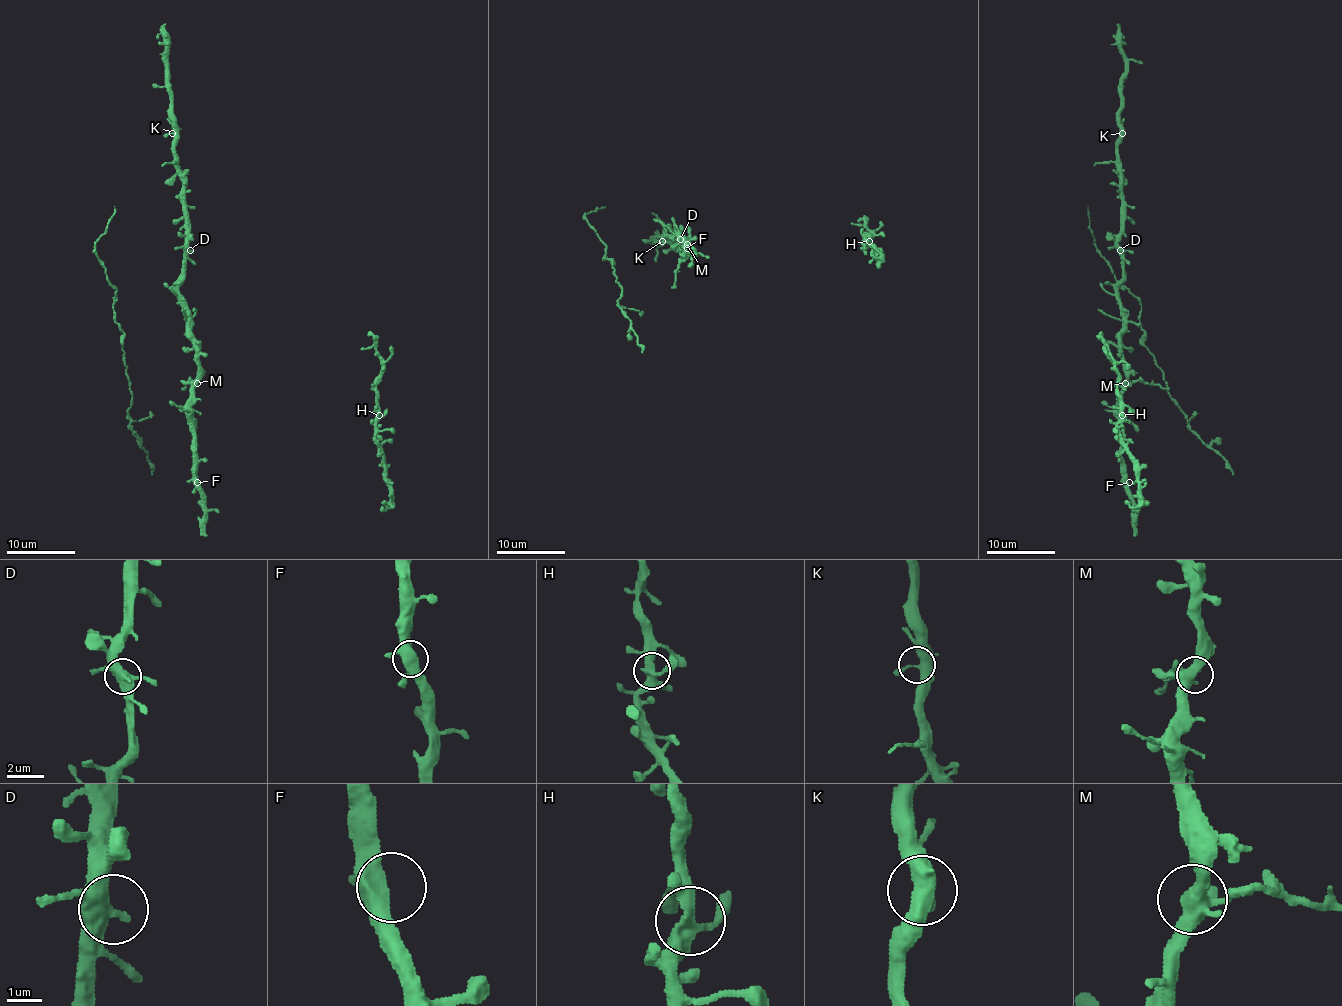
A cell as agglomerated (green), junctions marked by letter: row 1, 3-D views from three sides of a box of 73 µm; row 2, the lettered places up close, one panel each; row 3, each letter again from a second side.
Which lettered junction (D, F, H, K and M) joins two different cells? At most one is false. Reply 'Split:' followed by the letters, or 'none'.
Split: none

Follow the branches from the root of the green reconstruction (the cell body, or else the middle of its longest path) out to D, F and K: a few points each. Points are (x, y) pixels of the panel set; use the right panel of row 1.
D: (1127, 379), (1122, 353), (1122, 307), (1118, 300), (1118, 283), (1122, 279), (1120, 250)
F: (1127, 379), (1120, 407), (1120, 427), (1122, 476), (1129, 482)
K: (1127, 379), (1118, 300), (1122, 279), (1118, 138), (1122, 133)

